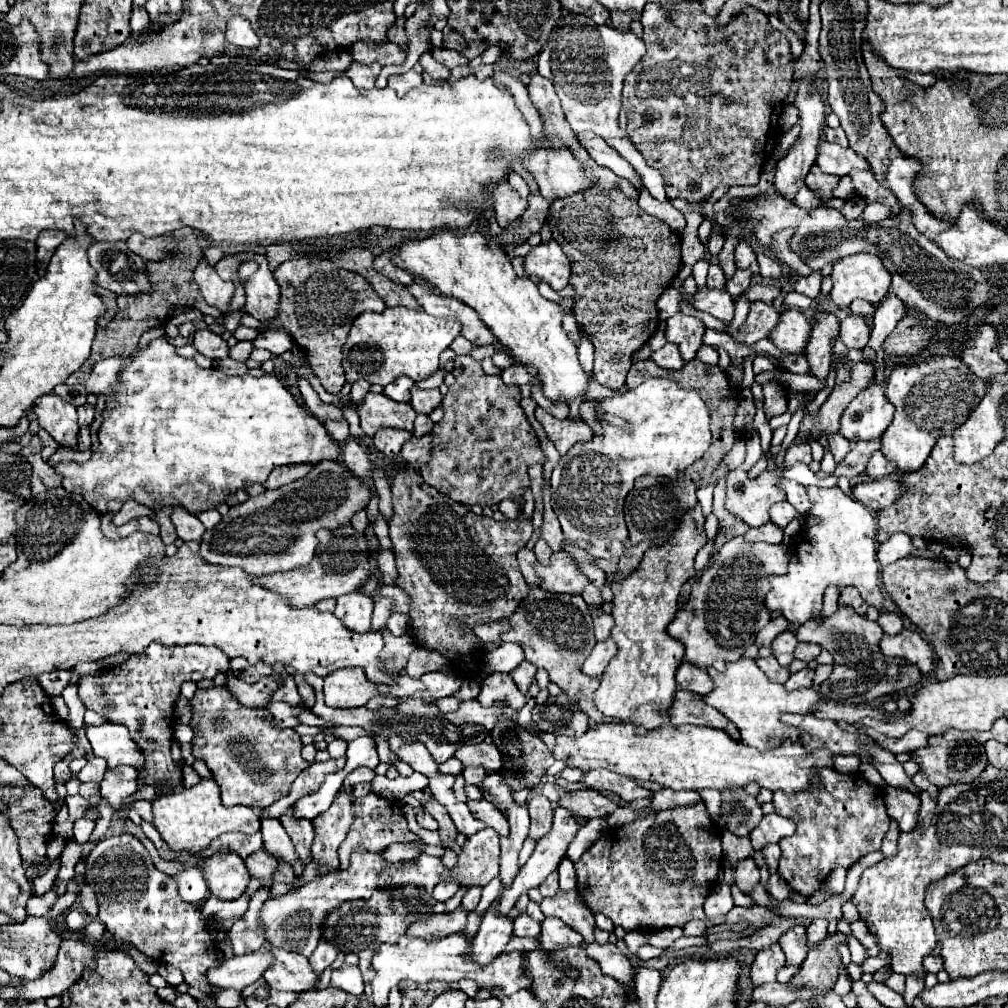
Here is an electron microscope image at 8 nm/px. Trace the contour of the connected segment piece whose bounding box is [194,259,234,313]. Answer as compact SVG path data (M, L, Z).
M202 259L194 269L194 283L200 287L208 305L218 307L222 313L230 311L230 297L234 295L234 283L218 277L216 269Z

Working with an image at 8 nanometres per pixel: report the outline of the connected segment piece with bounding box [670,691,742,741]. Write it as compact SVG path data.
M676 691L676 699L670 709L670 721L672 725L690 723L690 725L706 725L706 727L722 729L730 737L742 741L738 729L734 727L734 723L730 723L730 719L726 719L718 709L706 705L700 695L694 695L690 691Z

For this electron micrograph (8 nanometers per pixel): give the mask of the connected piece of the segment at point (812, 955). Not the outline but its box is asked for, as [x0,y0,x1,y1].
[790,933,844,997]

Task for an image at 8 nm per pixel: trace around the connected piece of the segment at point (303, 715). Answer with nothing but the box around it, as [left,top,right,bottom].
[298,710,335,728]

